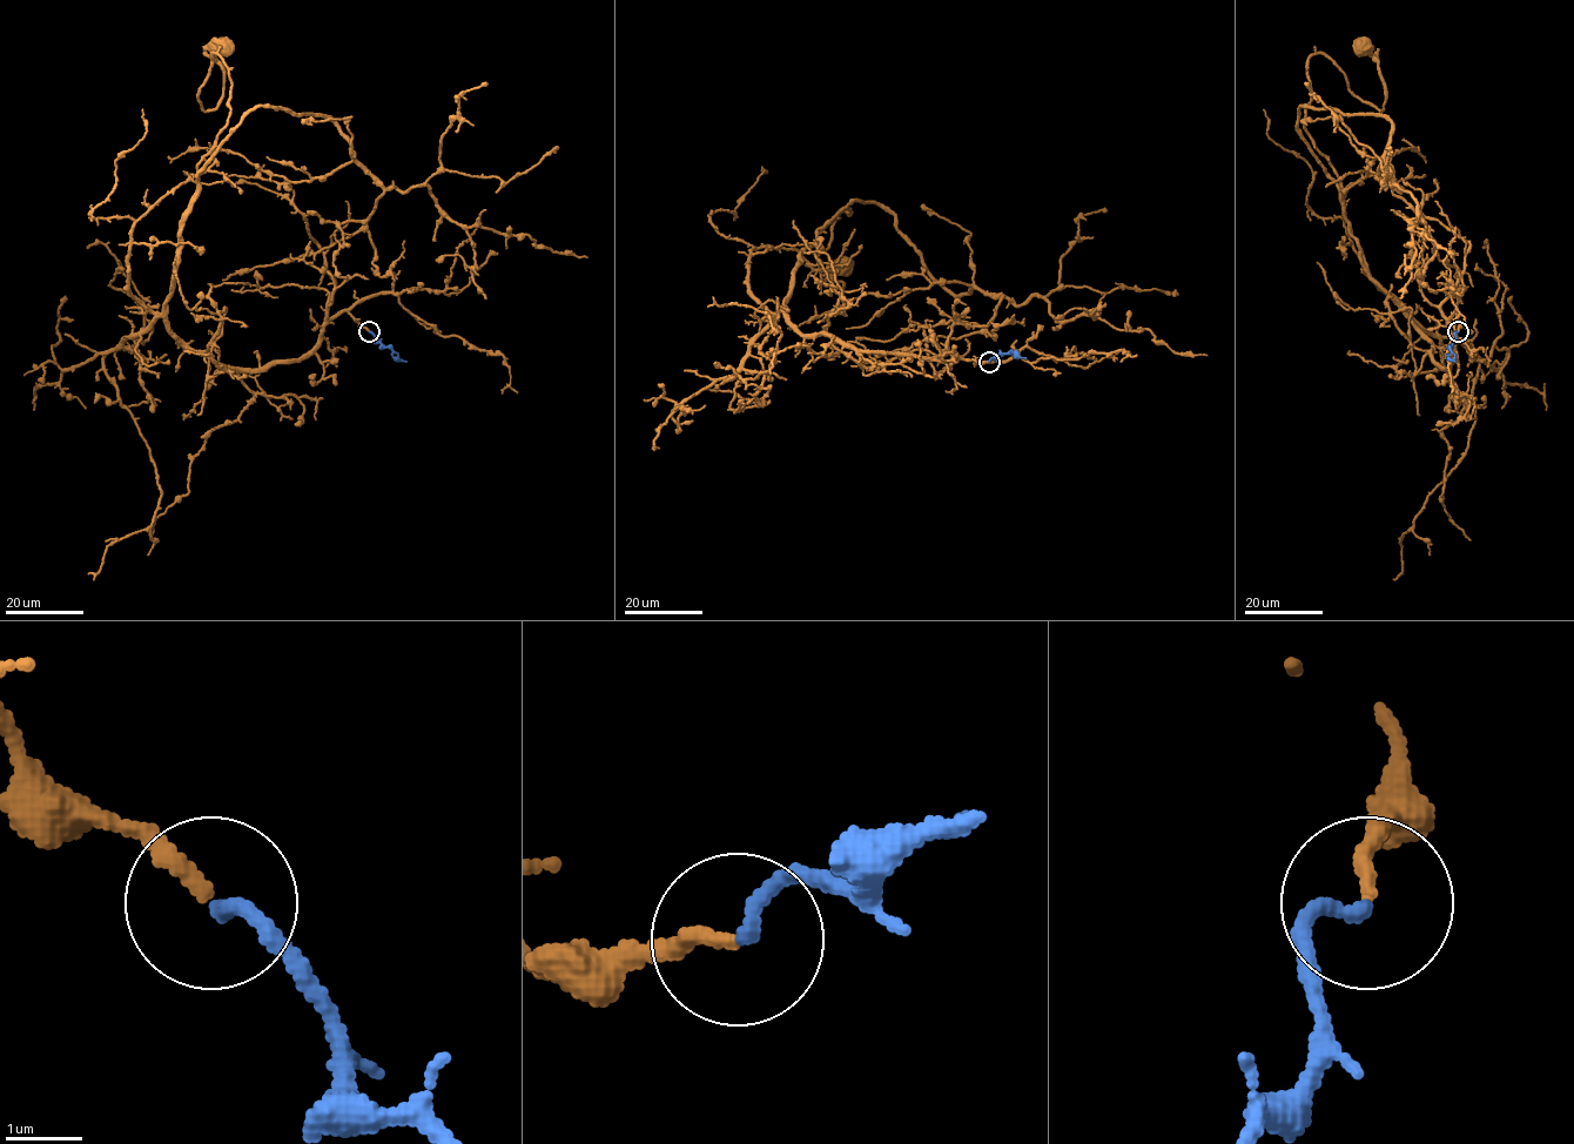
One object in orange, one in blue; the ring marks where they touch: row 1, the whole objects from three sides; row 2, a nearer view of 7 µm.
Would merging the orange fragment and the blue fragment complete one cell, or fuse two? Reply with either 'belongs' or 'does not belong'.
belongs

